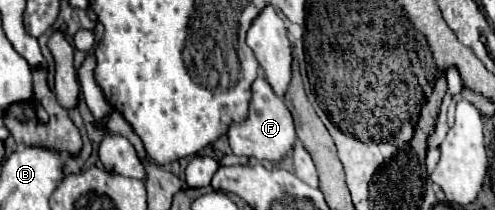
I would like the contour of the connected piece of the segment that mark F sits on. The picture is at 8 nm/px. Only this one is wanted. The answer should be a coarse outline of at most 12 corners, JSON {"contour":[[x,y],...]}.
{"contour":[[264,77],[248,119],[232,125],[234,155],[280,161],[296,143],[294,119]]}

